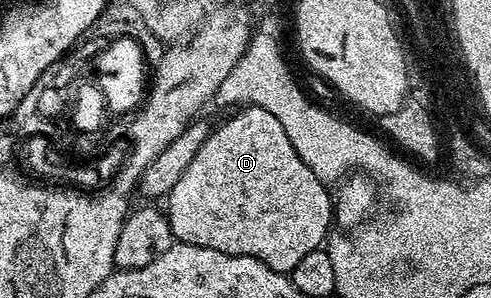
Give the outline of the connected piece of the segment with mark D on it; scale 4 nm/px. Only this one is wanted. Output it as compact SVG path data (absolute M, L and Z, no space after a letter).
M246 105L227 123L207 134L196 157L192 157L192 165L184 169L180 181L176 181L170 191L168 202L170 228L177 242L200 245L204 249L220 249L220 253L229 255L256 257L264 261L268 269L283 273L296 269L306 254L319 250L327 242L331 234L330 223L332 227L334 219L331 188L322 183L320 177L304 165L300 153L292 149L284 125L280 125L268 109L253 105Z

